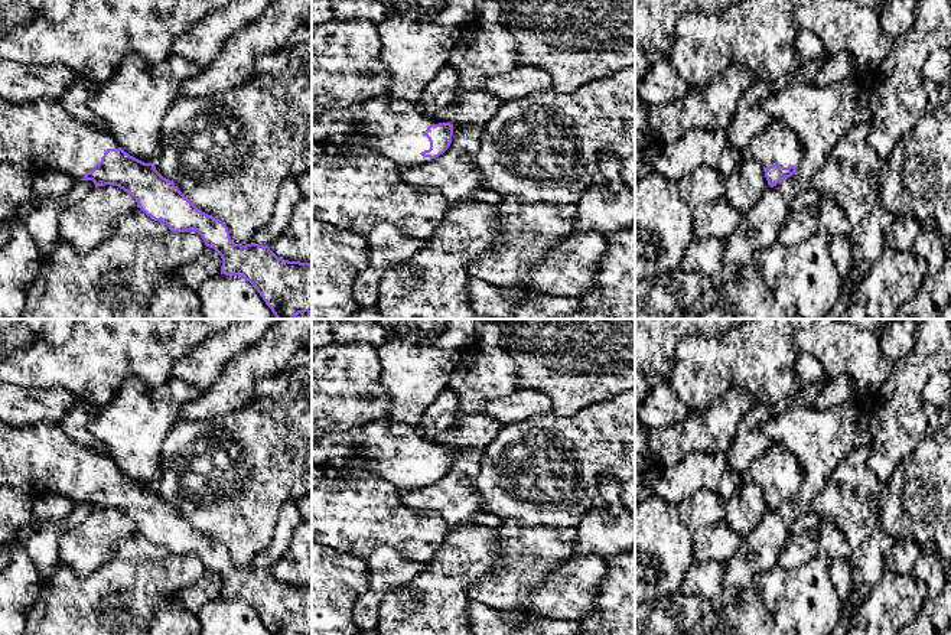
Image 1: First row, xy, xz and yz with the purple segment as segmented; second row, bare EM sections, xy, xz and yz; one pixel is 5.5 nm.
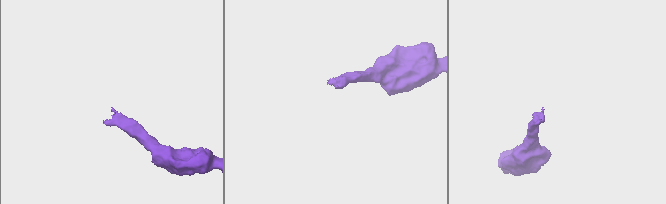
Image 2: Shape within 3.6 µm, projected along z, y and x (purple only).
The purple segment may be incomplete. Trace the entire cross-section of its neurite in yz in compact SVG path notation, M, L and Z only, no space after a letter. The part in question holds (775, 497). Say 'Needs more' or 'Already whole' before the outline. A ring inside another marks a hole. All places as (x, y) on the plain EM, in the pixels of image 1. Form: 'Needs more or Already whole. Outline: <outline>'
Needs more. Outline: M772 444L749 465L748 478L761 486L771 511L791 501L804 481L801 462L788 450Z

